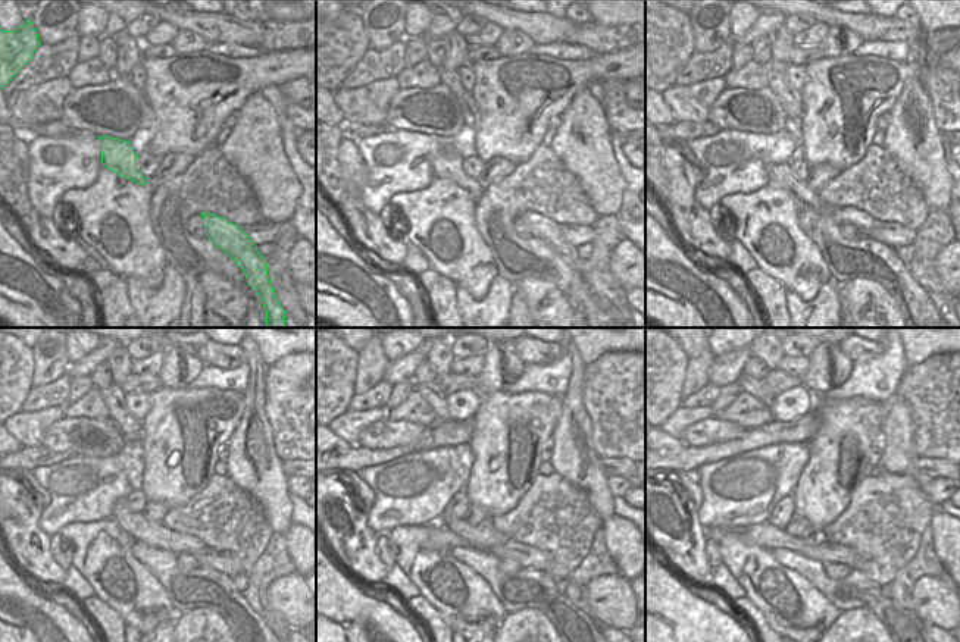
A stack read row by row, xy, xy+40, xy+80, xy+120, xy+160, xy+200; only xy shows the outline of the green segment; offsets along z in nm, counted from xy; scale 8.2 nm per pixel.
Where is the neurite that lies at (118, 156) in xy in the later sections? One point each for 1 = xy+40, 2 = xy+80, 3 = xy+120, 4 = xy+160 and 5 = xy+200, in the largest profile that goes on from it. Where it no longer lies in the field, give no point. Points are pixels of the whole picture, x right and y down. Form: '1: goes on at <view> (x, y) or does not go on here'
1: goes on at xy+40 (447, 163)
2: goes on at xy+80 (778, 175)
3: goes on at xy+120 (156, 535)
4: goes on at xy+160 (480, 535)
5: goes on at xy+200 (816, 538)

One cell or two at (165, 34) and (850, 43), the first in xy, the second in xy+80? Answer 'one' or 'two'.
two

